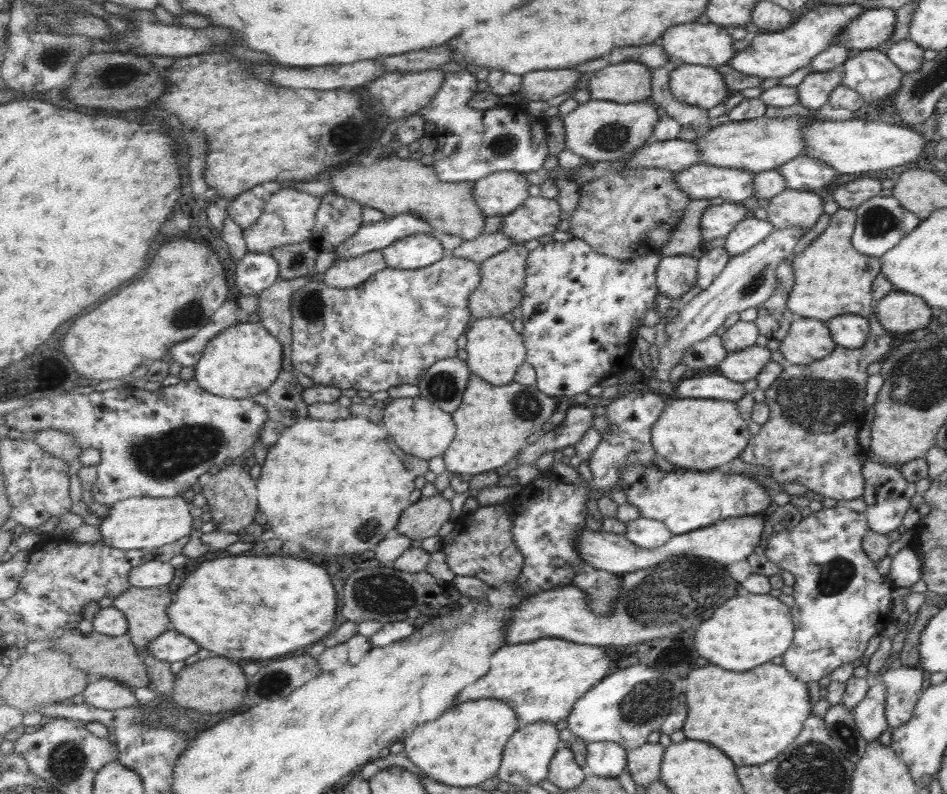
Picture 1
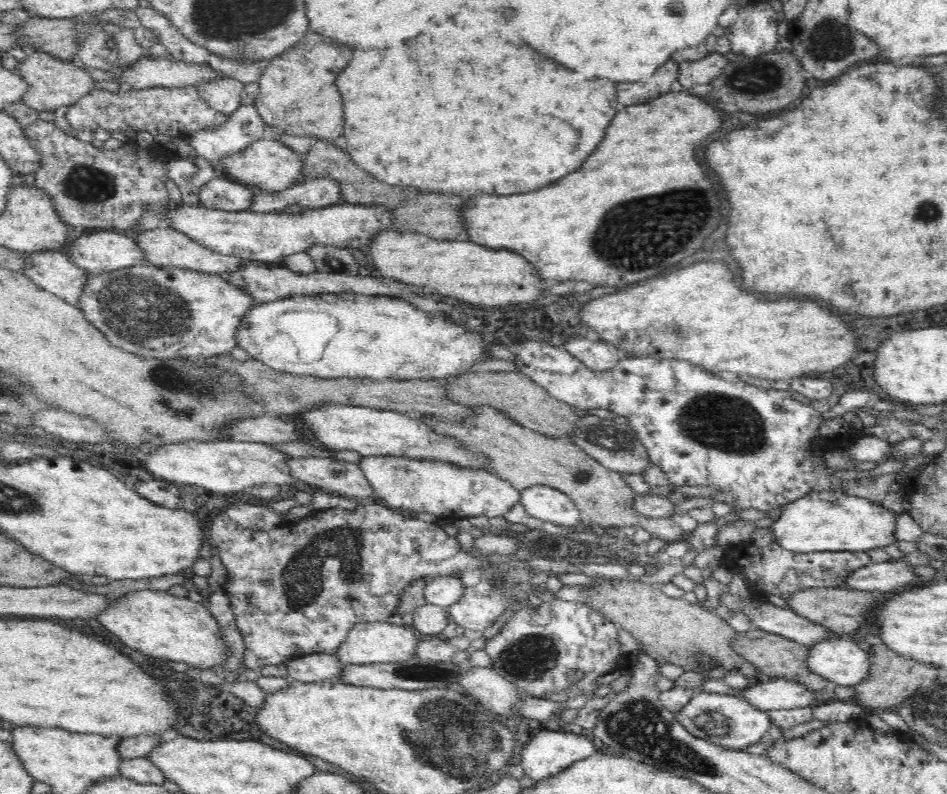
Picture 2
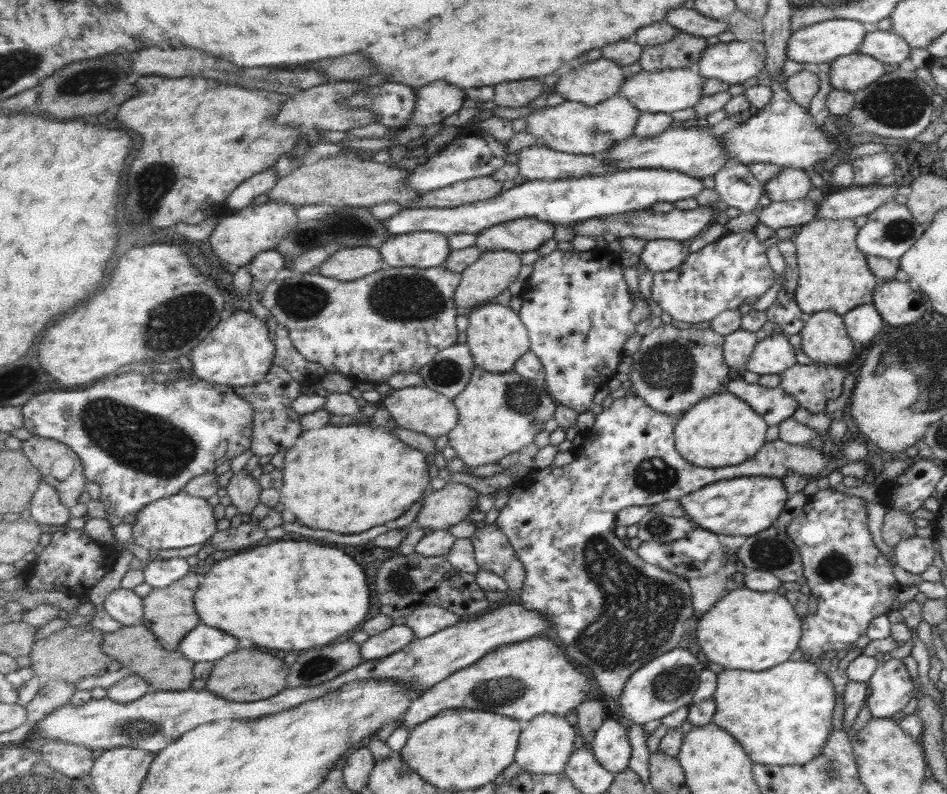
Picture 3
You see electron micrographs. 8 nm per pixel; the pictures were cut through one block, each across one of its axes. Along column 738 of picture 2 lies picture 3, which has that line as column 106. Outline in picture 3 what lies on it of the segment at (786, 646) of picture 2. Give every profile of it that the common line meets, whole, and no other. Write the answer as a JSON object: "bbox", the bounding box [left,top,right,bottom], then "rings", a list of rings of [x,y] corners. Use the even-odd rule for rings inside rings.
{"bbox":[103,624,195,691],"rings":[[[145,624],[140,626],[123,626],[115,632],[107,632],[103,644],[104,652],[117,658],[125,667],[144,678],[154,685],[155,690],[177,691],[192,689],[194,682],[195,660],[190,660],[180,650],[168,650],[164,648],[159,636],[152,632]]]}

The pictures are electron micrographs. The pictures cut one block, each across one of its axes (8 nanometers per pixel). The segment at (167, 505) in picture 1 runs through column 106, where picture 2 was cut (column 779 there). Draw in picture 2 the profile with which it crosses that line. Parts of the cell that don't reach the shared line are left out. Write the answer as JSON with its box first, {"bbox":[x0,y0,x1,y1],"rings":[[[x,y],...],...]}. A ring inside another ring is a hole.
{"bbox":[772,489,899,552],"rings":[[[825,489],[810,491],[785,505],[772,527],[775,541],[792,552],[867,552],[876,548],[888,548],[898,542],[896,526],[899,515],[867,498]]]}

